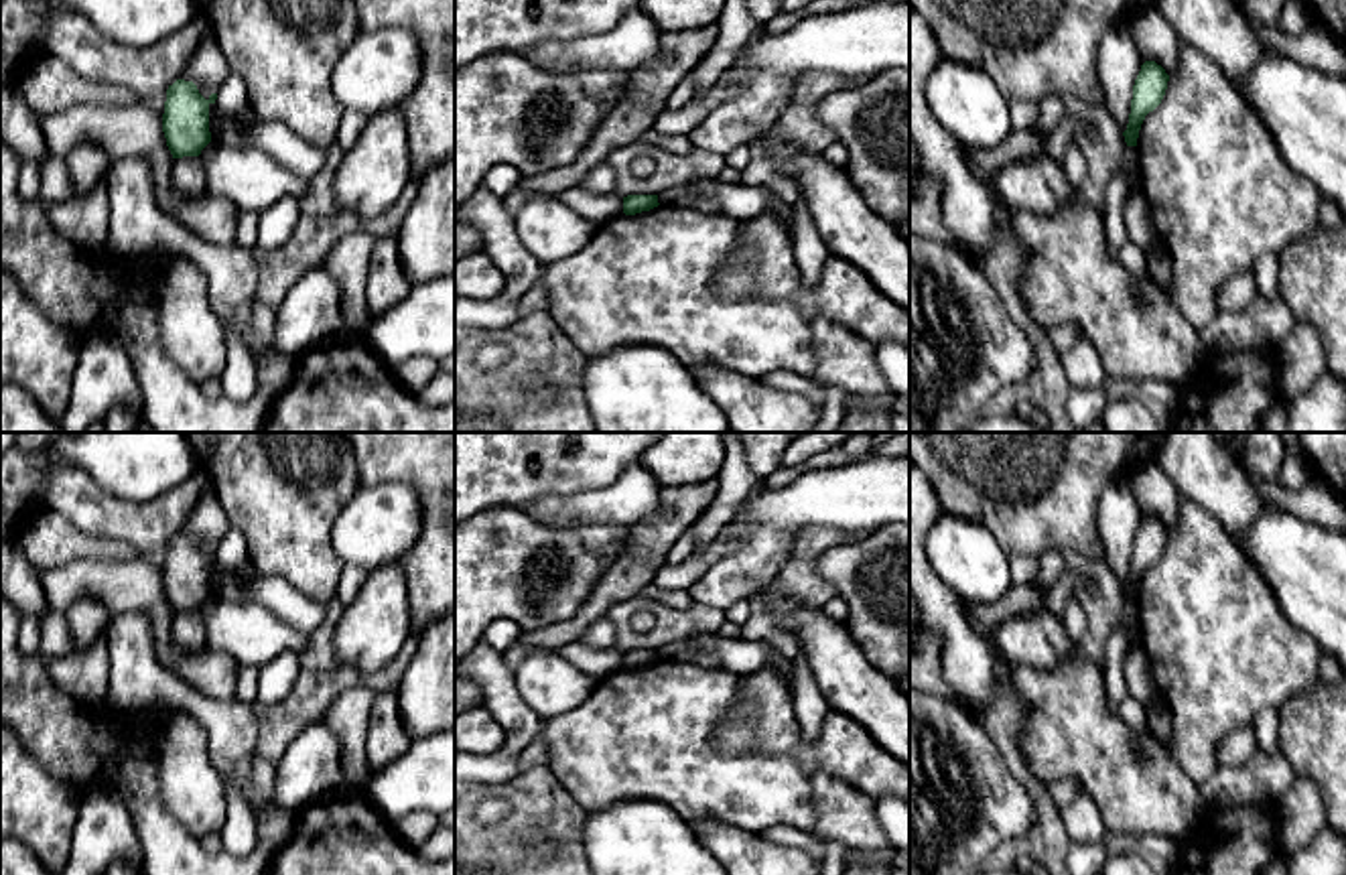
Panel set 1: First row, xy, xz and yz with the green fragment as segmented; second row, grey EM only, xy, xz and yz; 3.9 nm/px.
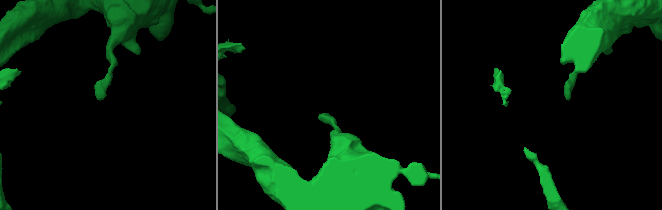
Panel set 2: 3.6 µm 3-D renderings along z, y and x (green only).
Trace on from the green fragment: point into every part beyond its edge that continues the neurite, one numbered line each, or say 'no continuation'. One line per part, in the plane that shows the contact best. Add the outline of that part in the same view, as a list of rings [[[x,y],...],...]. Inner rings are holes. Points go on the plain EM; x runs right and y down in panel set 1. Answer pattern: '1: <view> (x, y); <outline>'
no continuation

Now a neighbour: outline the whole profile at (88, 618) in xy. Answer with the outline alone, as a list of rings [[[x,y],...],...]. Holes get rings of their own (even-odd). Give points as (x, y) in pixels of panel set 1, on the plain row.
[[[83,595],[67,611],[73,652],[83,652],[106,642],[114,613],[99,597]]]

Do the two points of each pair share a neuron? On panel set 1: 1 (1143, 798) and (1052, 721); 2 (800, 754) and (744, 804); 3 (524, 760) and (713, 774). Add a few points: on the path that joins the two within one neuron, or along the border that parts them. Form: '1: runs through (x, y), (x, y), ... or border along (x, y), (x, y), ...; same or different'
1: runs through (1121, 776), (1074, 733); same
2: border along (746, 752), (786, 754), (811, 776); different
3: border along (541, 737), (532, 739), (518, 754), (514, 774); different

